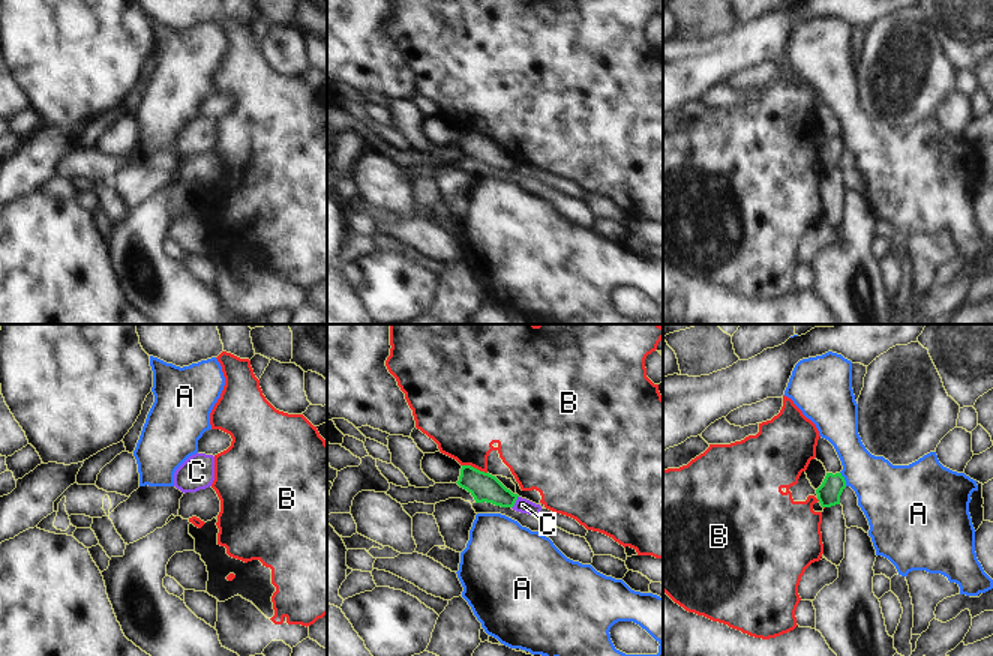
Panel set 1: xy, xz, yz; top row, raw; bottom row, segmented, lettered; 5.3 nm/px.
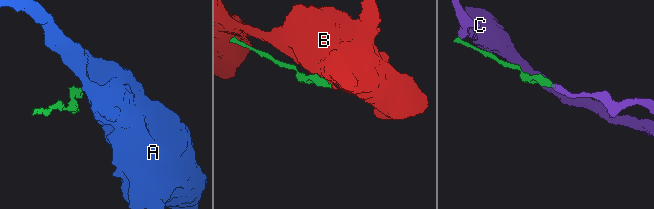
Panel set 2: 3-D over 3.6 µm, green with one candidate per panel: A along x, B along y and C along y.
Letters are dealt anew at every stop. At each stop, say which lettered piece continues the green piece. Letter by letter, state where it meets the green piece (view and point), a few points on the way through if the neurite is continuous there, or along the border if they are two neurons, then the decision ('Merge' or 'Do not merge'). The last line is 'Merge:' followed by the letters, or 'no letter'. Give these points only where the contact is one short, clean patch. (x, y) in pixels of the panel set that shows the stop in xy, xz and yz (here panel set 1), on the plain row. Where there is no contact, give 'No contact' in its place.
A: Touches green at yz (843, 143). Boundary: yz (840, 135), (846, 149). Do not merge
B: Touches green at xz (473, 131). Boundary: xz (462, 128), (470, 128), (486, 137). Do not merge
C: Touches green at xz (515, 165). Boundary: xz (518, 159), (512, 171). Do not merge
Merge: no letter.

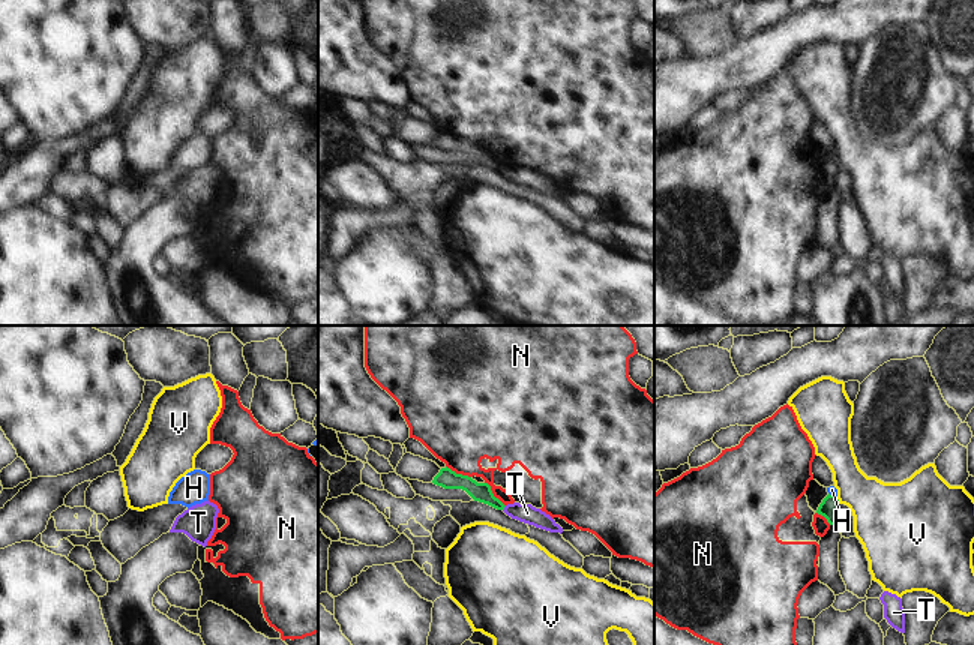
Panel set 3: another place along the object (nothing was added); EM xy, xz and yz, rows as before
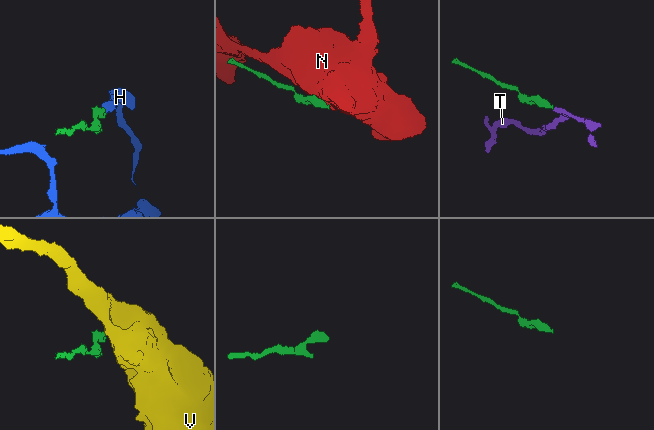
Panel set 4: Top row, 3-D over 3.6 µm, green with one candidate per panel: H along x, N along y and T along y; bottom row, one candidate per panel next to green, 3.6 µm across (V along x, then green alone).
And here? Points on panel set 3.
H: Touches green at yz (833, 159). Boundary: yz (829, 156), (836, 162). Do not merge
N: Touches green at xz (493, 158). Boundary: xz (485, 146), (505, 170). Do not merge
T: Touches green at xz (503, 173). Path across: xz (480, 156), (503, 173), (527, 177). Merge
V: Touches green at yz (838, 165). Boundary: yz (836, 162), (839, 167). Do not merge
Merge: T.

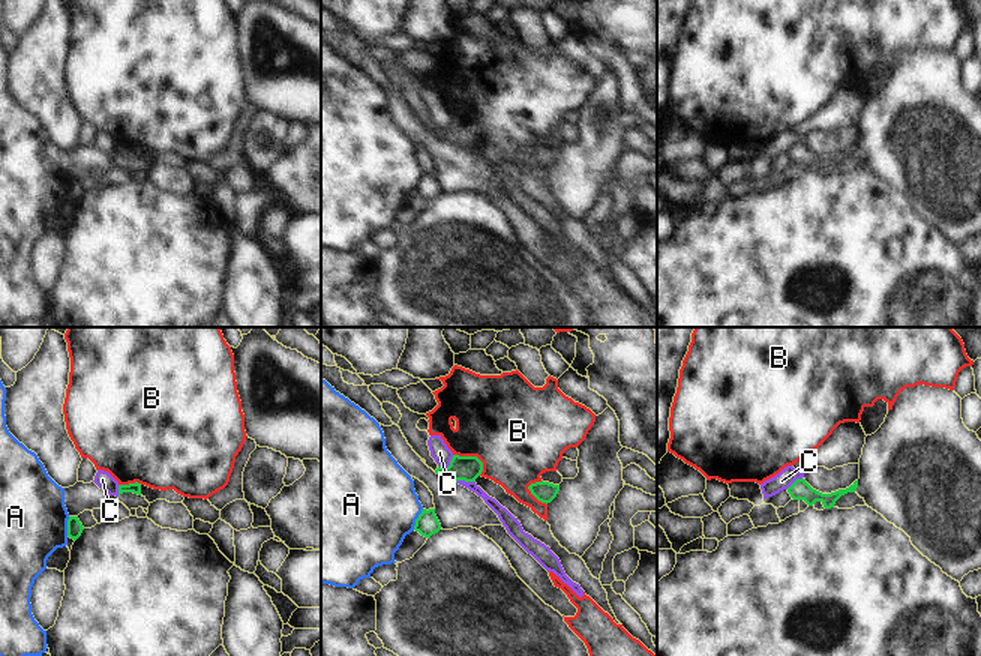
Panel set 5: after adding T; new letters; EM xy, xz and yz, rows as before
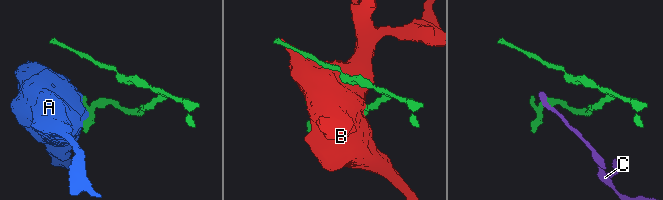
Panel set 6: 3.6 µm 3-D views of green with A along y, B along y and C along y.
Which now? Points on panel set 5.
A: Touches green at xz (416, 183). Do not merge
B: Touches green at xz (473, 120). Do not merge
C: Touches green at xz (449, 129). Boundary: xz (453, 119), (446, 131), (438, 129). Do not merge
Merge: no letter.

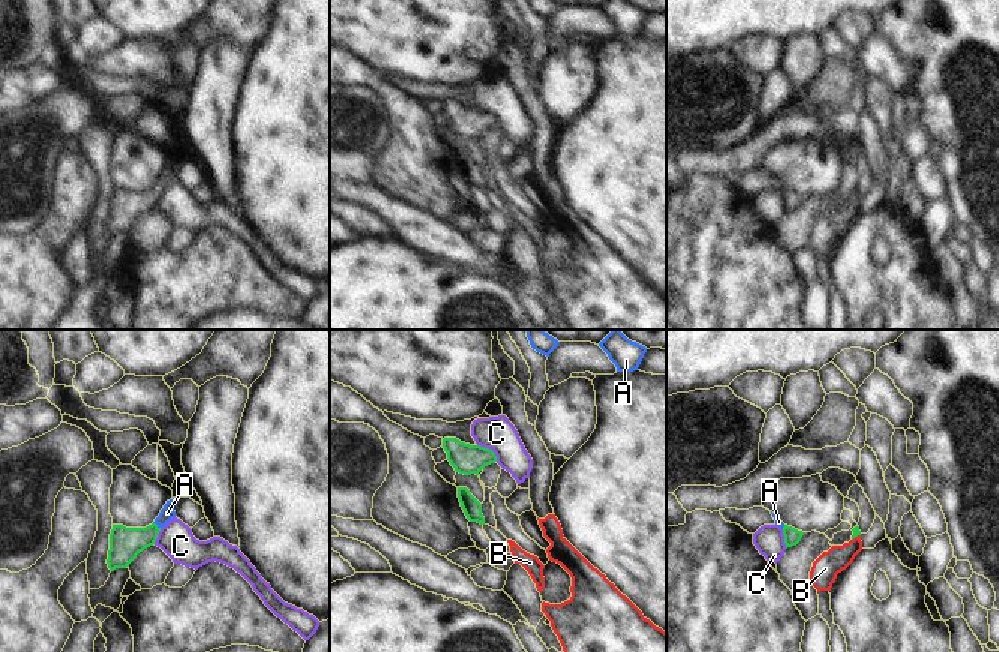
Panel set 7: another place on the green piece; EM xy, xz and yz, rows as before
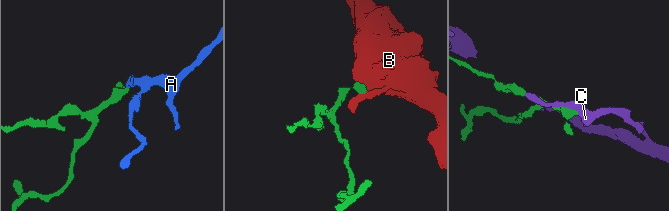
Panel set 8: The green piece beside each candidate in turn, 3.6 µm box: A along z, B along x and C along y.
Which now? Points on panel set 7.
A: Touches green at xy (156, 189). Path across: xy (125, 207), (144, 201), (156, 189), (167, 177). Merge
B: Touches green at yz (855, 200). Boundary: yz (860, 198), (852, 204). Do not merge
C: Touches green at xz (488, 113). Do not merge
Merge: A.

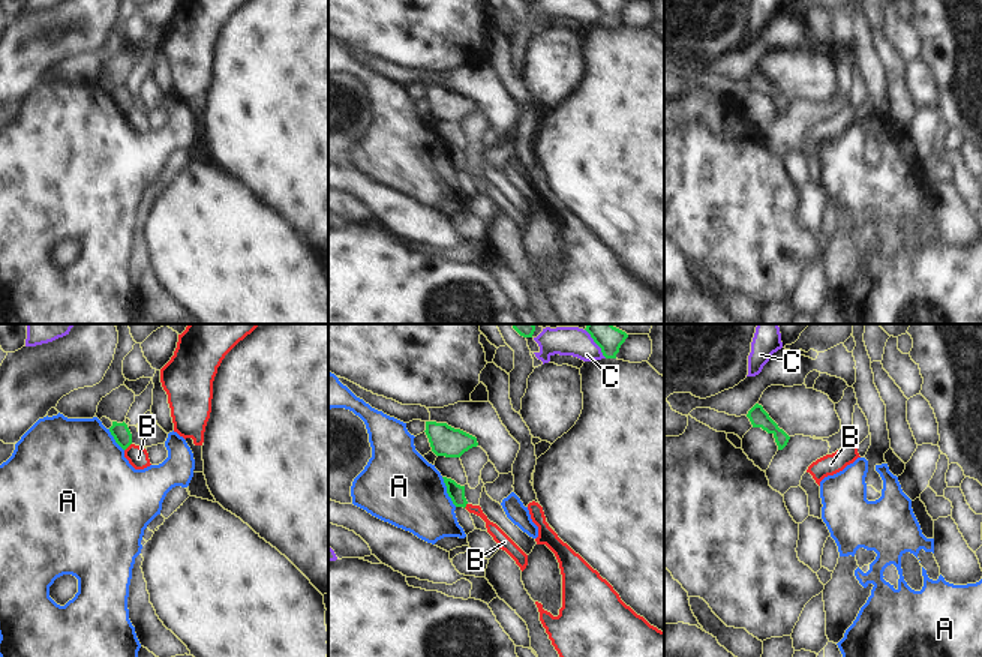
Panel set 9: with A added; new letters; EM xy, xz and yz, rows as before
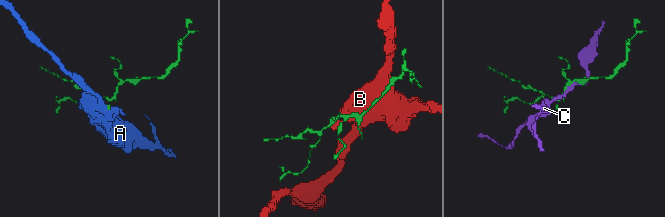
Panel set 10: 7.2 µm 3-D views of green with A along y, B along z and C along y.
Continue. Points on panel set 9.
A: Touches green at xz (447, 156). Do not merge
B: Touches green at xy (128, 110). Boundary: xy (131, 107), (125, 114). Do not merge
C: Touches green at xz (598, 9). Do not merge
Merge: no letter.

